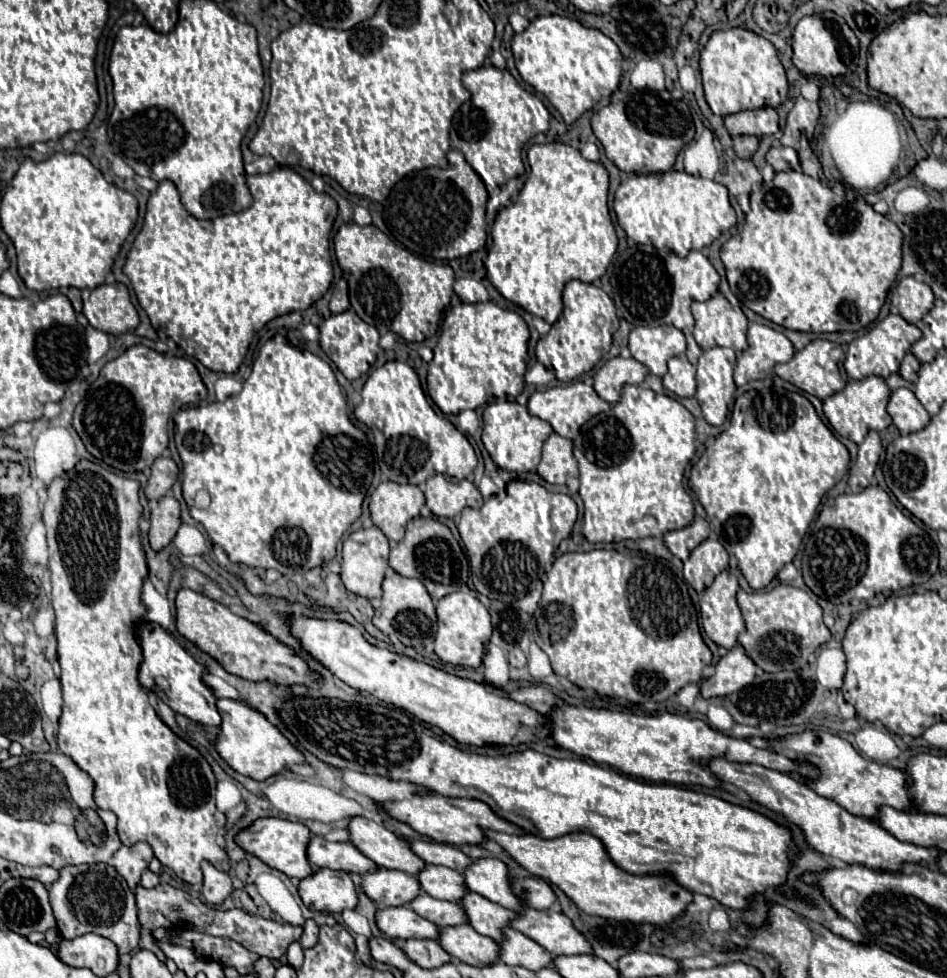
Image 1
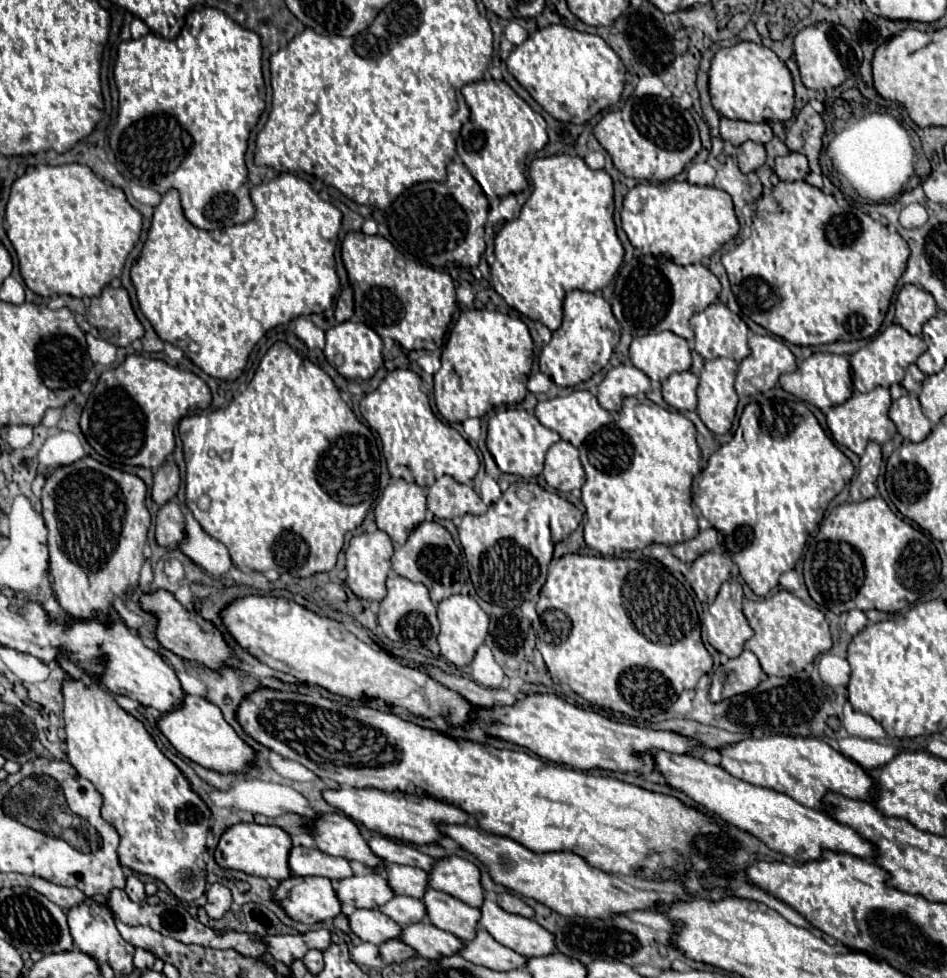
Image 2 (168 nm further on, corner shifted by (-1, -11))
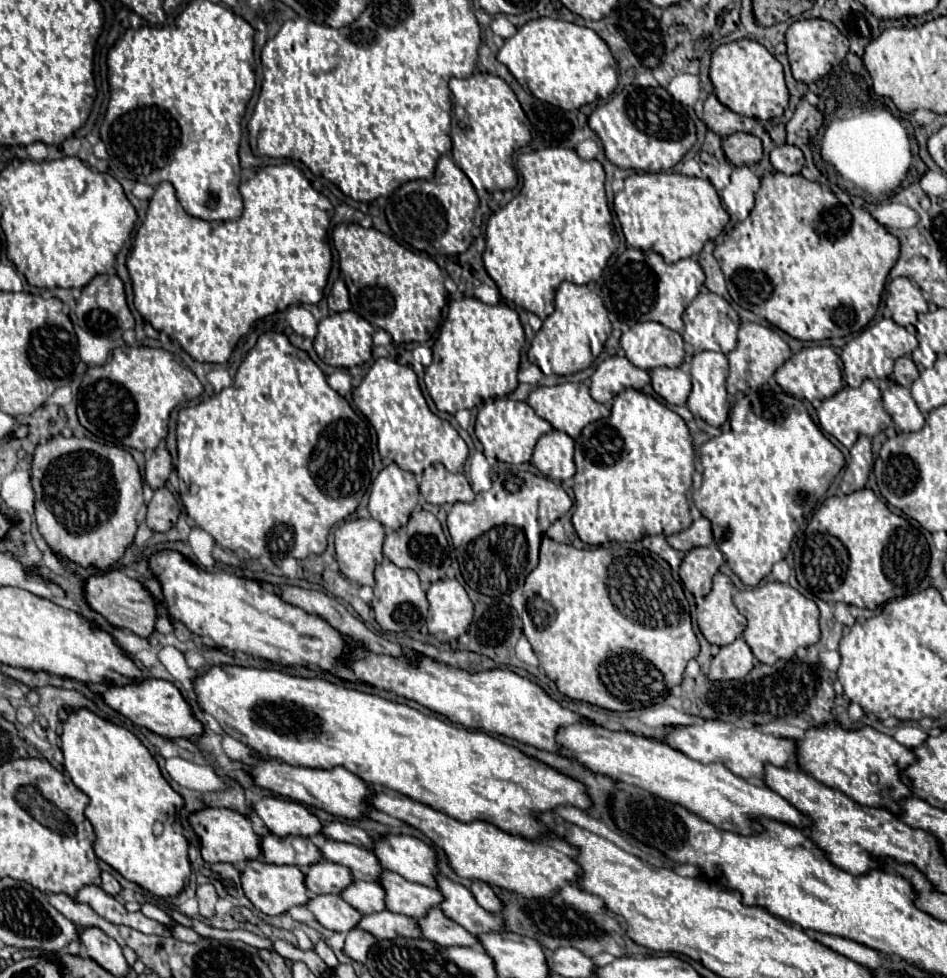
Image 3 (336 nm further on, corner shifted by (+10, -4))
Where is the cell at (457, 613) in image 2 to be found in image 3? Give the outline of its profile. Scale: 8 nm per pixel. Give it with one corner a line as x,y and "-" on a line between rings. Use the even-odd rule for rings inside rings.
442,579
432,583
428,589
428,631
440,641
450,643
466,633
472,617
474,605
456,579

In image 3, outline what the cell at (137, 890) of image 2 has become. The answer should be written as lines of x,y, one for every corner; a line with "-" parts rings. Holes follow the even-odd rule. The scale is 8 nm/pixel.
104,871
104,873
102,873
102,889
104,889
108,895
114,895
114,897
122,891
120,883
118,883
118,881
108,873
108,871

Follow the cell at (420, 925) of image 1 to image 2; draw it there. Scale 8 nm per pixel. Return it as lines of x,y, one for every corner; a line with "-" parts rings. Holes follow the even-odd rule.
357,908
353,914
347,916
347,920
351,932
359,936
363,942
371,942
371,944
381,944
381,940
399,938
397,932
401,932
399,924
393,924
389,916
385,916
375,908
373,910

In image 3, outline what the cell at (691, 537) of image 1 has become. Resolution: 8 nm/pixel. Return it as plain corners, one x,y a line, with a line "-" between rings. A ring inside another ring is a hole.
700,517
694,521
688,529
670,535
668,545
674,547
676,551
690,551
694,547
706,547
712,543
712,531
710,531
710,521
706,517

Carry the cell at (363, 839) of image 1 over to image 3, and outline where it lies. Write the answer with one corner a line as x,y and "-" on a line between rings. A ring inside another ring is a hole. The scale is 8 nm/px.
264,797
256,801
256,813
266,823
266,827
278,835
300,835
300,837
318,837
322,829
322,819
310,813
302,803
282,799
282,797

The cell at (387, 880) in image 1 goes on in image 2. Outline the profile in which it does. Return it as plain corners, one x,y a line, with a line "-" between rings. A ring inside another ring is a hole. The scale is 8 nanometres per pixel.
349,861
354,875
335,882
335,894
343,906
343,914
349,914
355,908
379,908
393,896
385,888
385,880
358,861

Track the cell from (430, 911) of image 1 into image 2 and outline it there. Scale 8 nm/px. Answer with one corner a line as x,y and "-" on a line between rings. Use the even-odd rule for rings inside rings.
393,896
389,902
379,906
379,910
391,920
395,920
399,926
425,920
425,916
421,916
421,900
411,896

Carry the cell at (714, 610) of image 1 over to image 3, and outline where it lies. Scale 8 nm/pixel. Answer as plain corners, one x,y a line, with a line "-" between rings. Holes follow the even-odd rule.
724,573
714,575
712,591
698,605
698,627
708,643
724,647
742,635
746,619
732,603
734,585

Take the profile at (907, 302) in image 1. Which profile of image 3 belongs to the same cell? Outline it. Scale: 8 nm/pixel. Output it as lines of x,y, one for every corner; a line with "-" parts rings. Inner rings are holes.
896,277
886,289
886,307
892,313
892,319
906,327
918,321
918,313
928,311
928,303
922,297
922,291
910,283
906,277

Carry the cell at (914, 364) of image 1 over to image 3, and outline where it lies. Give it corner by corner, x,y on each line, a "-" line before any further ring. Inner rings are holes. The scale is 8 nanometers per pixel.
900,357
894,365
894,379
902,387
910,387
914,379
918,379
918,369
910,357

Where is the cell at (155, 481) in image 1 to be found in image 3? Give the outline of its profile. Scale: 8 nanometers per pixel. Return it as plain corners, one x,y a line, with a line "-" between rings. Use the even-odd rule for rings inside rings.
160,443
154,451
148,453
146,457
146,473
144,473
144,481
152,487
152,489
160,489
166,485
168,477
172,473
172,459
170,453
166,451
164,443

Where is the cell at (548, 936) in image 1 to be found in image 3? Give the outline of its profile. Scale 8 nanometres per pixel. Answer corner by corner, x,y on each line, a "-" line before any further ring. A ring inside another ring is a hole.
436,877
440,885
440,893
444,895
444,901
440,909
446,917
468,929
470,933
490,933
490,929
506,929
506,923
500,915
494,915
486,909
482,909
476,901
476,897
460,883
450,881
448,877

